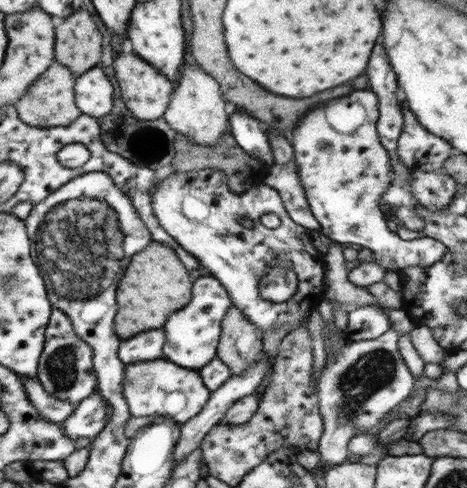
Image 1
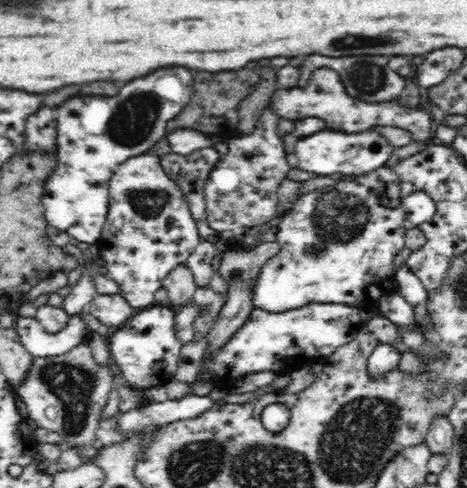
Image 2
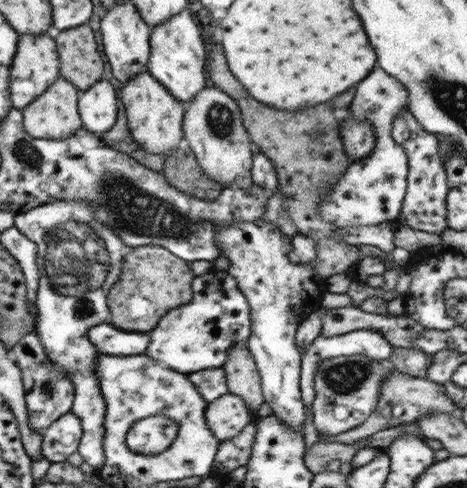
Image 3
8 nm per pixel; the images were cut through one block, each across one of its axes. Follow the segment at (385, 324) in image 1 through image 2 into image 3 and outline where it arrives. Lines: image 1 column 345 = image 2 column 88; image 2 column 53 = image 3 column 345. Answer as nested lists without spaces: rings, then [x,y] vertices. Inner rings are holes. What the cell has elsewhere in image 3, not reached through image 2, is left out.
[[[353,330],[347,334],[337,334],[337,336],[323,336],[319,332],[319,336],[303,346],[301,350],[301,376],[299,376],[299,390],[301,390],[301,402],[305,408],[311,410],[311,402],[315,400],[315,390],[313,390],[313,376],[315,376],[315,368],[321,360],[325,358],[343,358],[343,356],[367,356],[371,360],[377,362],[389,362],[393,354],[393,346],[379,334],[379,332],[371,332],[371,330]]]

